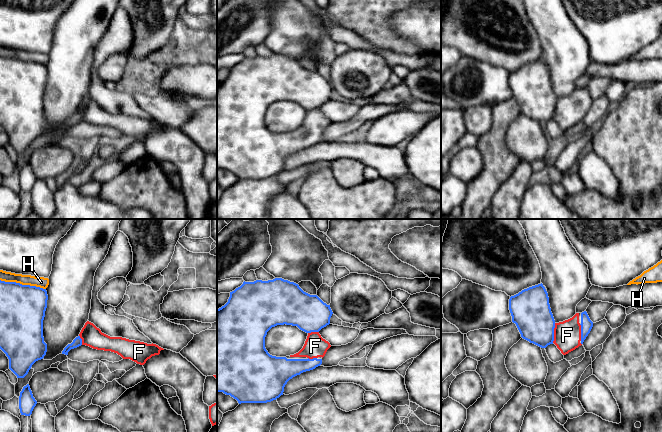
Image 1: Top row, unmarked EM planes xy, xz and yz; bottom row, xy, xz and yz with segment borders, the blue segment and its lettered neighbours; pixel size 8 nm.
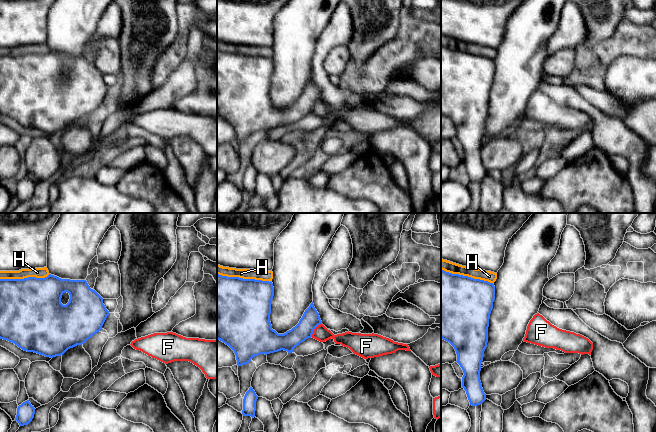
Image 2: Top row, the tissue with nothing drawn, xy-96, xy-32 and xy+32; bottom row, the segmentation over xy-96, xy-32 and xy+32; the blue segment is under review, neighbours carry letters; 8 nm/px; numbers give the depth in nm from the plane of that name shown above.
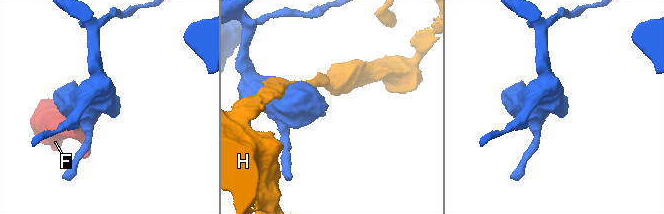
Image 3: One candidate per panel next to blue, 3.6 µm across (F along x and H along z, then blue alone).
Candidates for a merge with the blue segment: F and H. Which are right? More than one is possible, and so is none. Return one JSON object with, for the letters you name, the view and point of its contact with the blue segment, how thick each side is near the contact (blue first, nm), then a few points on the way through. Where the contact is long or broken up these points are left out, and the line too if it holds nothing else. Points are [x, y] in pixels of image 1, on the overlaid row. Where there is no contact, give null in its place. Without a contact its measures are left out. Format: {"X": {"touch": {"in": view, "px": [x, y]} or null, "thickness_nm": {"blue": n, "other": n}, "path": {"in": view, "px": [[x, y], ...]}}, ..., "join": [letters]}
{"F": {"touch": {"in": "yz", "px": [553, 333]}, "thickness_nm": {"blue": 320, "other": 220}}, "join": ["F"]}

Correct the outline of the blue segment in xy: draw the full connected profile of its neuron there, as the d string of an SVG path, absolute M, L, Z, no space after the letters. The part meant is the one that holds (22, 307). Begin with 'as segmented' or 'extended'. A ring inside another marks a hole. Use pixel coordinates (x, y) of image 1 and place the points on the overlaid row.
as segmented | M0 280L0 349L8 357L9 369L17 378L24 378L32 365L46 355L43 320L47 300L46 289Z

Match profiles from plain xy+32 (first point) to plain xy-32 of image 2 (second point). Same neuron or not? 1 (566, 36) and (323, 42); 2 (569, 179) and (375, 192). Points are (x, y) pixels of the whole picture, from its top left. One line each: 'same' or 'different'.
1: same
2: same

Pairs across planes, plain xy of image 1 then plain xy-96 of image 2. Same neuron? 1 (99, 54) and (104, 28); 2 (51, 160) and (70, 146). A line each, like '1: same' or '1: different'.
1: same
2: different

